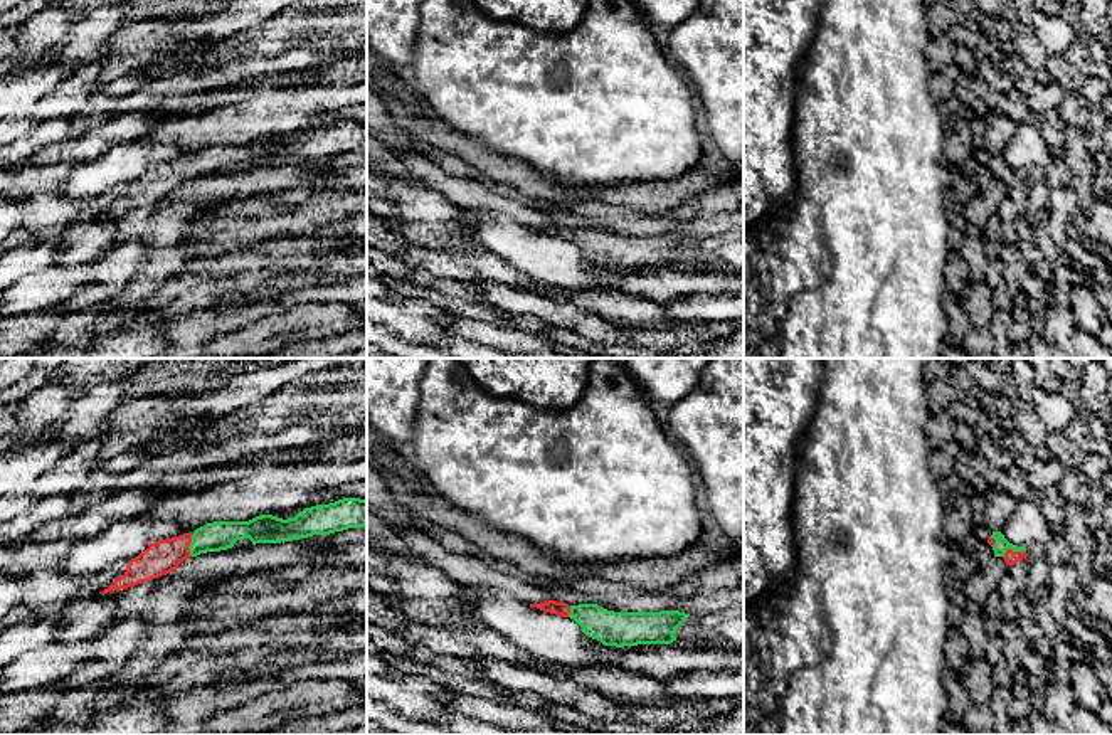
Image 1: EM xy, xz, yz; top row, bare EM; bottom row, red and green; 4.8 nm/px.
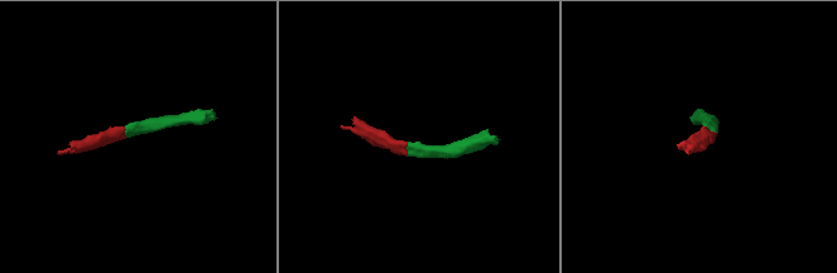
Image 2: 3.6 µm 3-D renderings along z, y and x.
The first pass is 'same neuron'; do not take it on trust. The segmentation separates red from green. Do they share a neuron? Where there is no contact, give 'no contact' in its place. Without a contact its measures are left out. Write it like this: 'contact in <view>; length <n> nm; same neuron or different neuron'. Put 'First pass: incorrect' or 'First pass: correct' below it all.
contact in yz; length 120 nm; same neuron
First pass: correct

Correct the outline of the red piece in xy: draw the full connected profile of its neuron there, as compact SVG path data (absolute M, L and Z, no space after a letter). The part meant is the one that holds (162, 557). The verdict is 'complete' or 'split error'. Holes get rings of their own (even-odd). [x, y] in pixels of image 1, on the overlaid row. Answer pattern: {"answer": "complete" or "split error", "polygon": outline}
{"answer": "split error", "polygon": "M343 498L330 505L304 508L288 520L261 515L249 521L207 523L193 533L150 543L146 550L128 562L126 572L99 594L158 579L177 570L190 557L232 548L237 540L249 538L252 545L281 543L362 526L367 526L367 500L360 498Z"}

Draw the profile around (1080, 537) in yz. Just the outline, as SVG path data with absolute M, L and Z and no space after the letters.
M1067 503L1063 531L1073 552L1095 552L1095 535L1085 523L1083 506Z

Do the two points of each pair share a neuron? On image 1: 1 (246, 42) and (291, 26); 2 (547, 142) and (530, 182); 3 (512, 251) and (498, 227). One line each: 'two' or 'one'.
1: one
2: two
3: one

